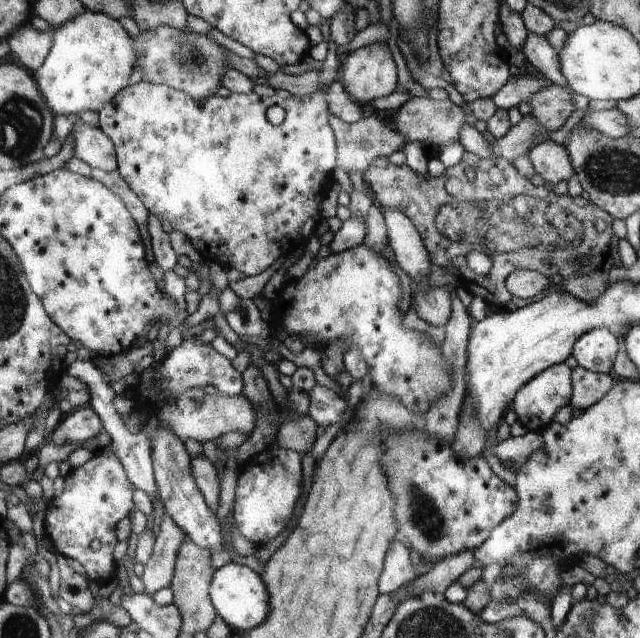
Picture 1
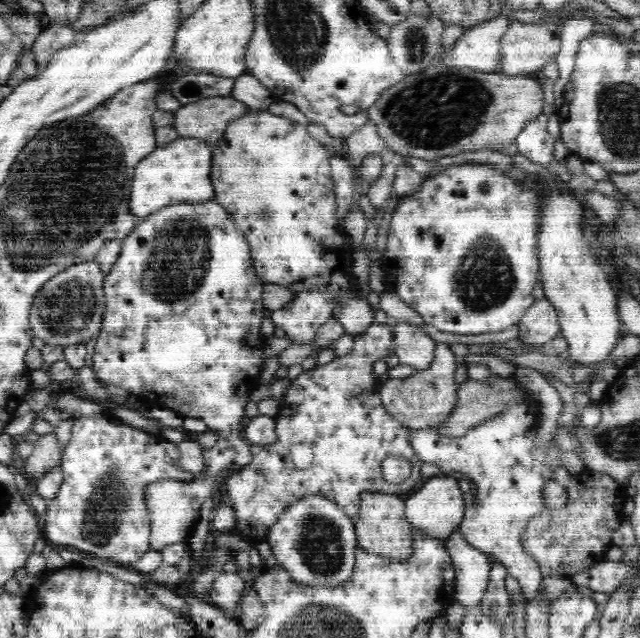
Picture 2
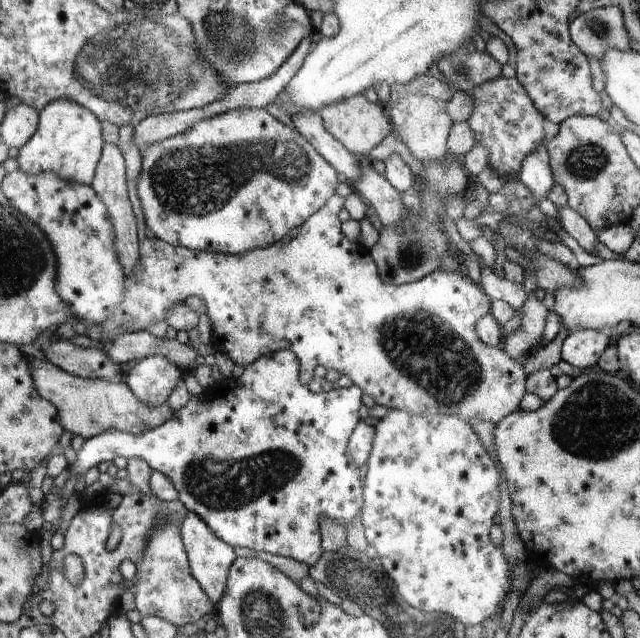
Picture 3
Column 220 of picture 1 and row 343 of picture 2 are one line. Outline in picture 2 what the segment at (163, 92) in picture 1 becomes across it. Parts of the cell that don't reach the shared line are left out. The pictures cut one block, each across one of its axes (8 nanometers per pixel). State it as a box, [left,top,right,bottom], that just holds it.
[92,200,266,550]

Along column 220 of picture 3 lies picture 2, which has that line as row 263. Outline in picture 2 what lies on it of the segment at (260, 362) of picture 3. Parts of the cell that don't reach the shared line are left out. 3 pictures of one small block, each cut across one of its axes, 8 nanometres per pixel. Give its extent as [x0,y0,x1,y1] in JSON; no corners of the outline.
[378,163,540,335]

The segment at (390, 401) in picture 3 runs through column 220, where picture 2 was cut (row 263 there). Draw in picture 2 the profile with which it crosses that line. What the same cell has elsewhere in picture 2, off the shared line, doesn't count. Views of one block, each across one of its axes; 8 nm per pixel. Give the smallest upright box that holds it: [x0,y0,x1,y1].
[211,110,375,345]

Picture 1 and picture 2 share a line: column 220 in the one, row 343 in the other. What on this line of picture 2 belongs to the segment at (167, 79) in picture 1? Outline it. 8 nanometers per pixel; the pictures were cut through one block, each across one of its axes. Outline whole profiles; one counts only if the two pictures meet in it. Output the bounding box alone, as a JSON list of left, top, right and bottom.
[30,260,106,348]

